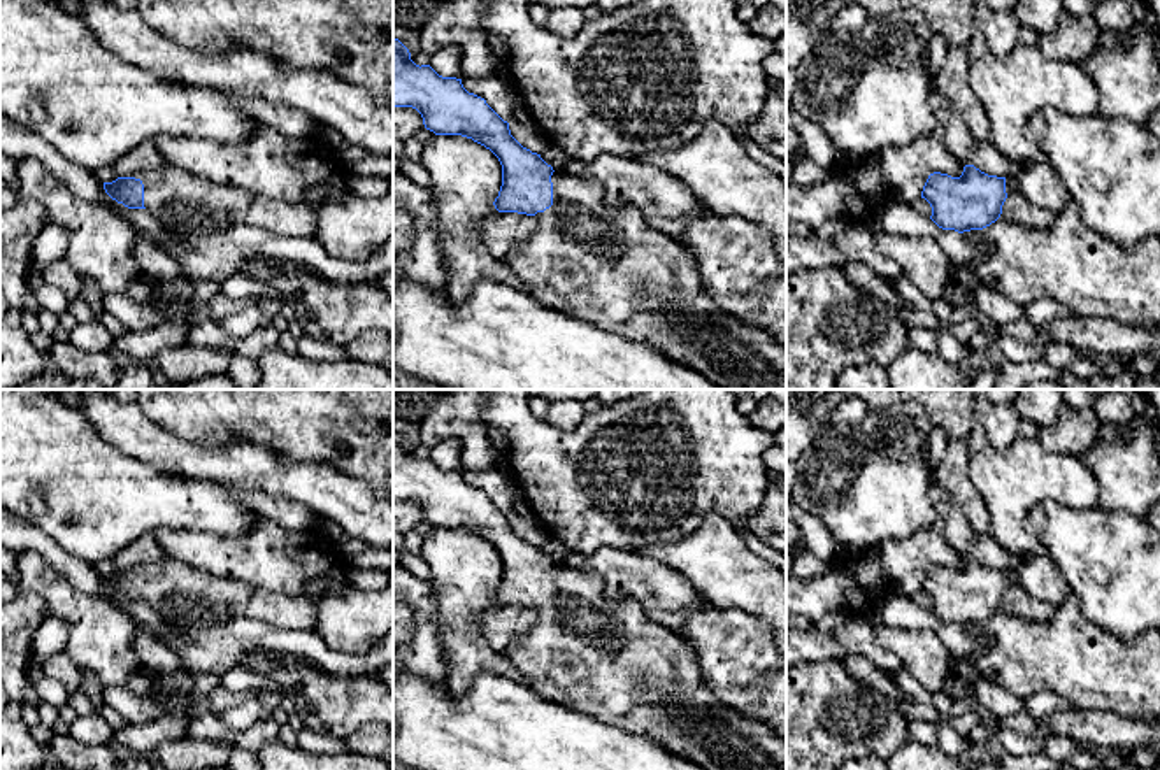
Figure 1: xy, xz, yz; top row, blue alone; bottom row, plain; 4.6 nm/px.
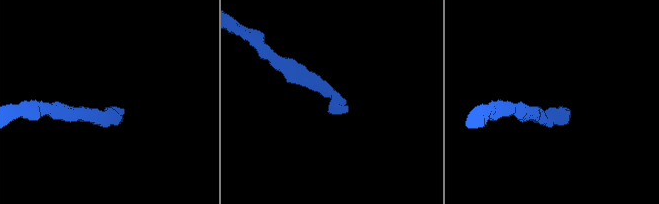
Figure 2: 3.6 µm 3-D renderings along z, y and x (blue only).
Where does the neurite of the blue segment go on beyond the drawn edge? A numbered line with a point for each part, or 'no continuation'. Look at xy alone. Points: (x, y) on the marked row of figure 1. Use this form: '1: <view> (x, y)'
1: xy (185, 204)

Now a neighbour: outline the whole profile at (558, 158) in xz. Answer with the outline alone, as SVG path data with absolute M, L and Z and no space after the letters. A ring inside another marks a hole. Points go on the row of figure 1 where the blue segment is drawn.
M548 142L541 158L553 167L556 172L565 172L565 167L572 161L572 156L553 142Z

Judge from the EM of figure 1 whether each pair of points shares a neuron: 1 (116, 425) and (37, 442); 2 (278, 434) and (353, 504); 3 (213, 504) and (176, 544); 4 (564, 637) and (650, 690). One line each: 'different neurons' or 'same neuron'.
1: different neurons
2: different neurons
3: different neurons
4: same neuron

